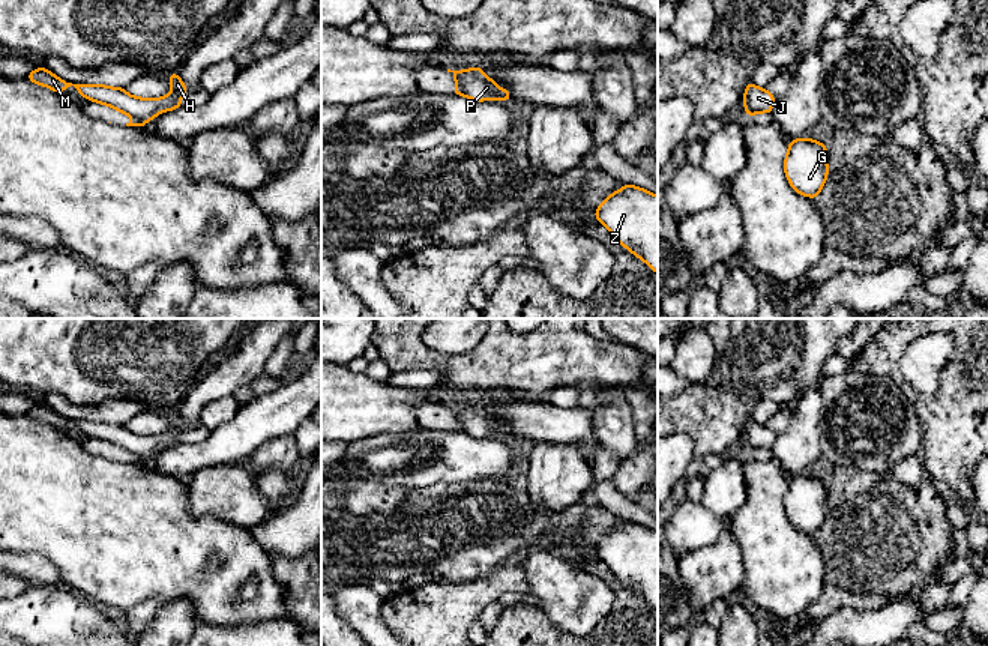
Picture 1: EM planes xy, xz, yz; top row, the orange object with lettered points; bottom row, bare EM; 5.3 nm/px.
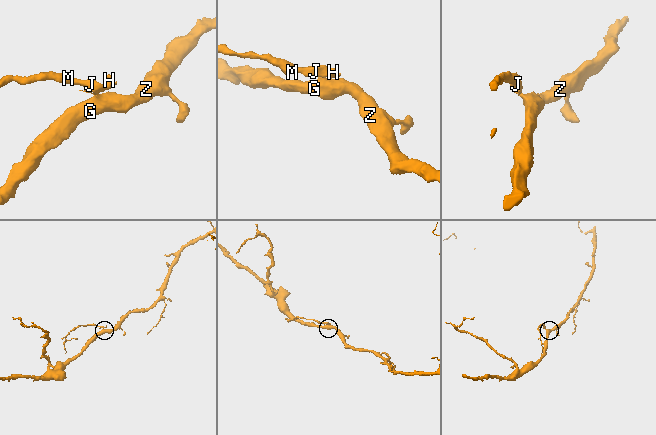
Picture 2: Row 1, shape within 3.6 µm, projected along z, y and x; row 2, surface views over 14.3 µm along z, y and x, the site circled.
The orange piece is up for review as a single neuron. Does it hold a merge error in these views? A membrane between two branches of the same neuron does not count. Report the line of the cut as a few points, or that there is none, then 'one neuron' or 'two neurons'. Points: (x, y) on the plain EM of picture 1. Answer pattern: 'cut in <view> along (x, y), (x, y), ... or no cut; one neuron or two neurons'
cut in xz along (455, 407), (460, 431); two neurons

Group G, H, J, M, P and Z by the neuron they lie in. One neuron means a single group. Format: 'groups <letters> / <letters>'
groups G Z / H J M P

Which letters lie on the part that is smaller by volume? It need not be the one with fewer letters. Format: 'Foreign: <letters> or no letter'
Foreign: H, J, M, P

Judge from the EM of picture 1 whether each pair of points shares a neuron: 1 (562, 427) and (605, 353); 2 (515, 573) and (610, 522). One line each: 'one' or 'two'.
1: two
2: two

